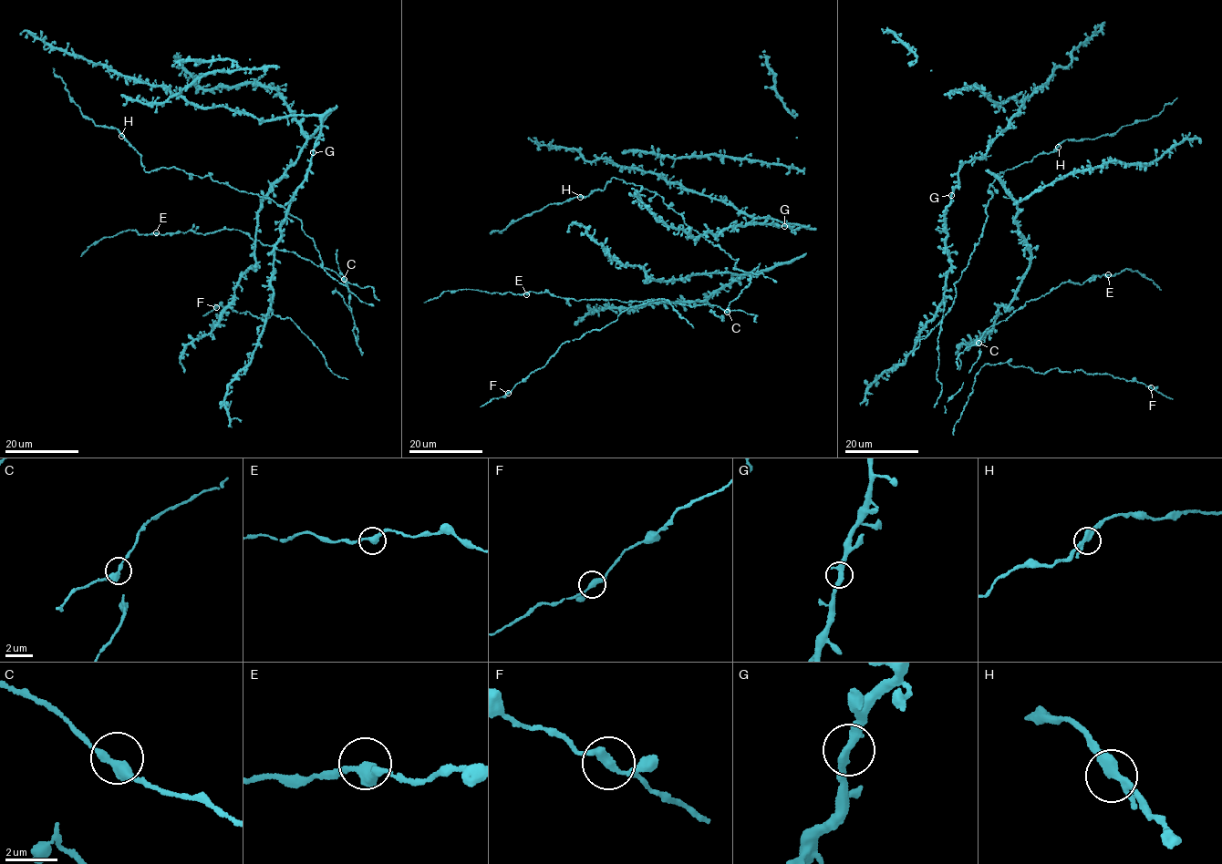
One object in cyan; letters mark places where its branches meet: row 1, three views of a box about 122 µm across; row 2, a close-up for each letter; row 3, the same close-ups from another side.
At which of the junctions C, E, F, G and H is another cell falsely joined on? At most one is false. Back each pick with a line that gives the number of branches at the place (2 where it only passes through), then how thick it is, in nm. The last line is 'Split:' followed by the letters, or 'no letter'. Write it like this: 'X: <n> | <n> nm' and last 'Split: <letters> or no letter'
Split: no letter

